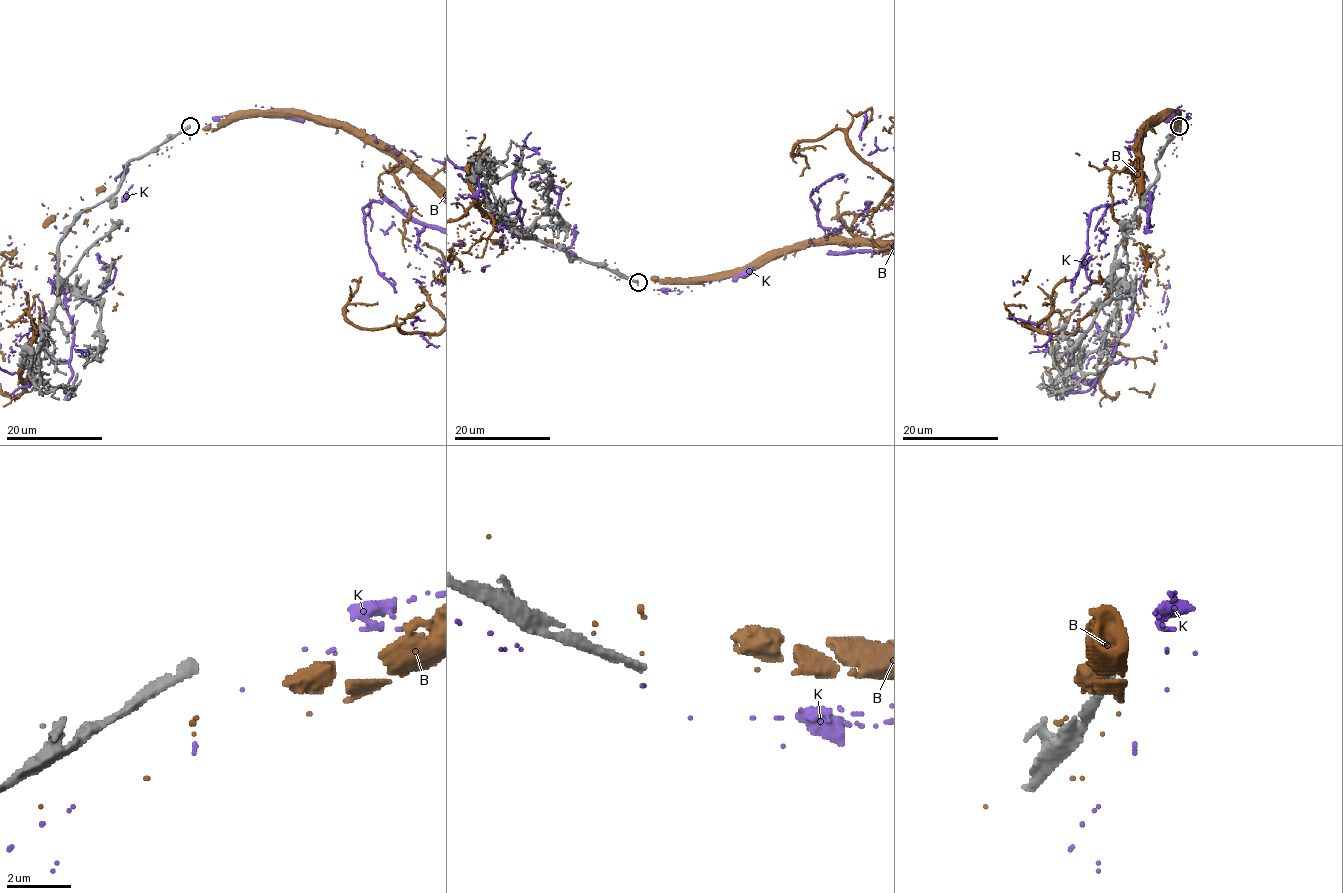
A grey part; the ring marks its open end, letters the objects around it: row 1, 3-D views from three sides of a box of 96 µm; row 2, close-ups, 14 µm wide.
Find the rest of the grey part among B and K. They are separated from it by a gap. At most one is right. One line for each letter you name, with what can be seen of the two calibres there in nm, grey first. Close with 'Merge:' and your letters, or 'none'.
Merge: none

